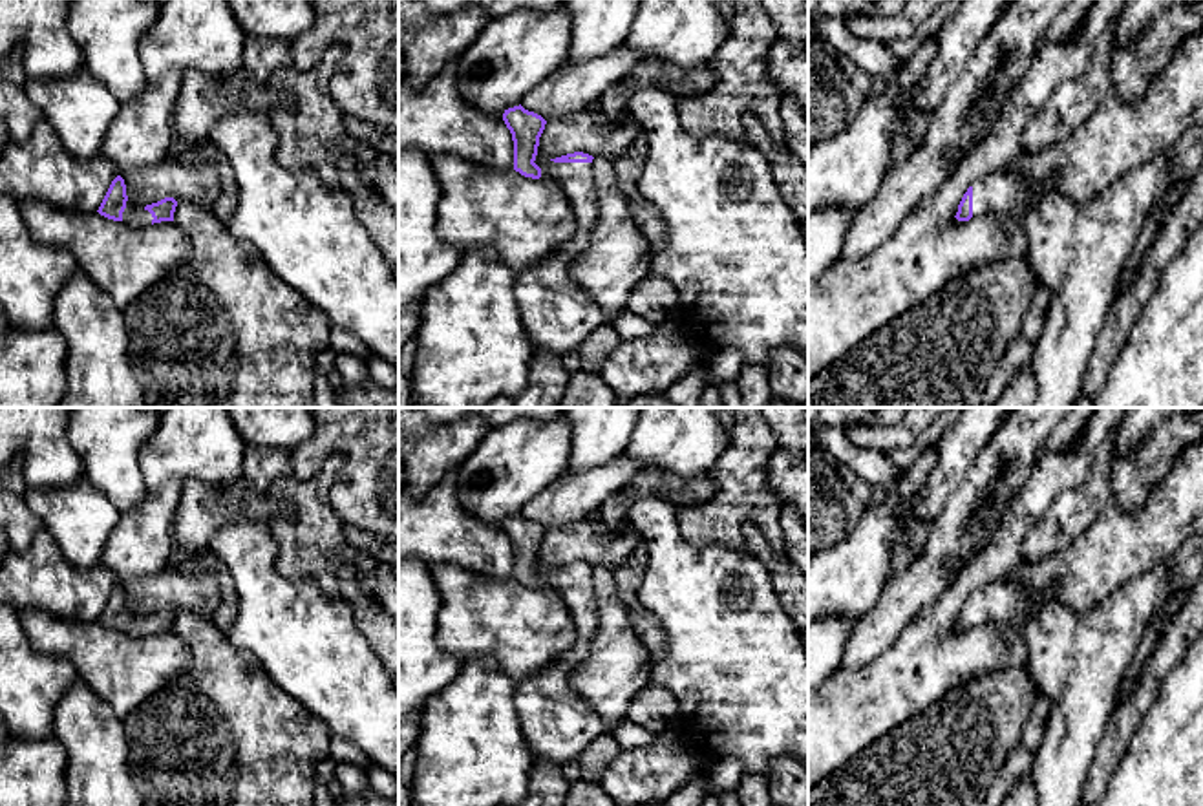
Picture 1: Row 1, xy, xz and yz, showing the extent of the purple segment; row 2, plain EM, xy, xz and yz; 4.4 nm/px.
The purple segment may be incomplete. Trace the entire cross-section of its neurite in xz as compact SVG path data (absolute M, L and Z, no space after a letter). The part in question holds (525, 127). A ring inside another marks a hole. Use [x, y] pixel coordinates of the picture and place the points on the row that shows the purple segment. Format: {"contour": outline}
{"contour": "M521 104L505 110L503 121L514 141L514 170L532 179L556 179L576 212L572 239L525 269L514 283L521 323L530 344L561 358L578 351L581 342L603 323L602 309L569 274L570 261L587 250L598 217L594 157L574 152L541 159L538 146L547 121Z"}

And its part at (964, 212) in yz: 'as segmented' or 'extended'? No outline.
extended

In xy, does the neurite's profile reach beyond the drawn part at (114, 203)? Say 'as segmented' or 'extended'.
extended

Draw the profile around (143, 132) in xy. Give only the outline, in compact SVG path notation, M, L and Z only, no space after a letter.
M168 71L159 80L146 82L135 101L121 104L101 146L117 175L155 166L172 155L179 90L181 75Z

